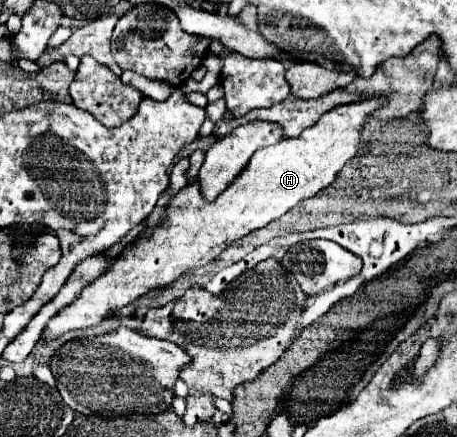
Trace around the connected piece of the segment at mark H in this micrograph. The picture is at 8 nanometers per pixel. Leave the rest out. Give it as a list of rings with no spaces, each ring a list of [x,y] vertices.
[[[375,99],[335,107],[315,125],[307,127],[299,139],[283,139],[277,145],[259,149],[239,179],[235,179],[215,203],[201,199],[197,181],[185,185],[171,199],[163,223],[159,223],[157,229],[139,235],[103,275],[83,287],[67,307],[59,309],[45,325],[39,341],[55,341],[63,333],[99,325],[103,319],[117,315],[119,309],[151,289],[171,287],[183,273],[205,267],[231,243],[279,219],[299,201],[315,197],[335,181],[341,167],[359,151],[359,129],[373,111]]]

